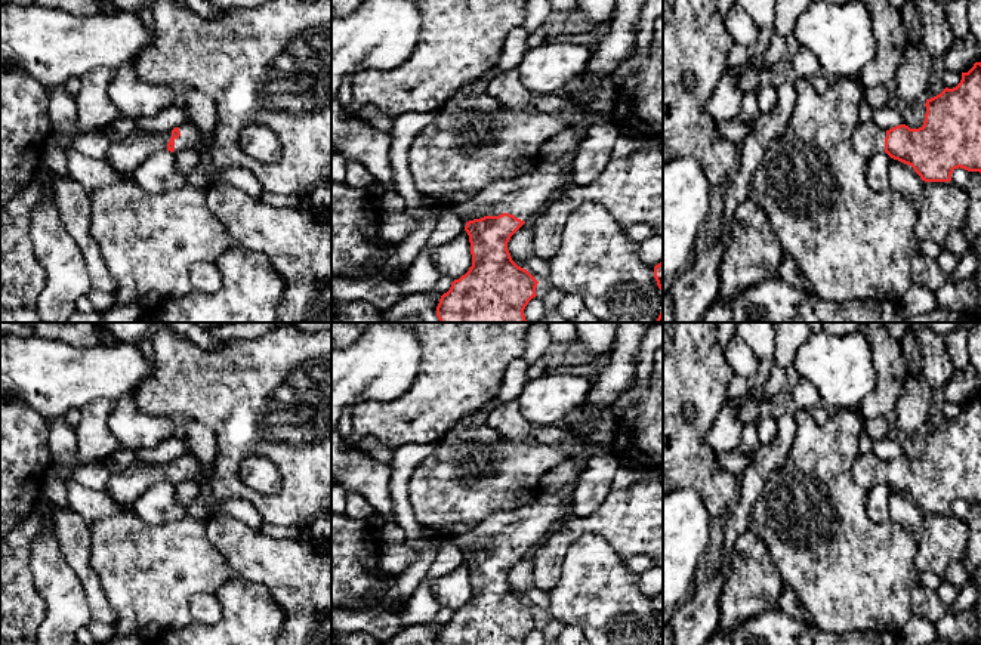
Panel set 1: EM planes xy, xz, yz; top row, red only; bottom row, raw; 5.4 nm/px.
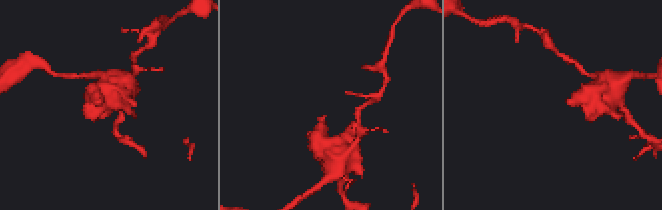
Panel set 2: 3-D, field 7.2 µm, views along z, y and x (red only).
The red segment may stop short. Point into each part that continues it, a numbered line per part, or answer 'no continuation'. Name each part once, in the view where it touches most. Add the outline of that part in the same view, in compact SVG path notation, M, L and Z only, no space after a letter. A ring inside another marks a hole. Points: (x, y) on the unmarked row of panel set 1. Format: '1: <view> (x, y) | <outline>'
1: xz (524, 528) | M577 481L556 491L539 491L527 506L490 515L475 528L444 538L453 541L465 555L502 544L528 553L543 541L556 521L570 513L576 487Z

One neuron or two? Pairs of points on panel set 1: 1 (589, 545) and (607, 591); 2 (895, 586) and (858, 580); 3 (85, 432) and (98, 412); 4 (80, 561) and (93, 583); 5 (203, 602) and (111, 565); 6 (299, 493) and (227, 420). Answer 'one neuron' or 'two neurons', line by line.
1: one neuron
2: one neuron
3: one neuron
4: one neuron
5: two neurons
6: one neuron

